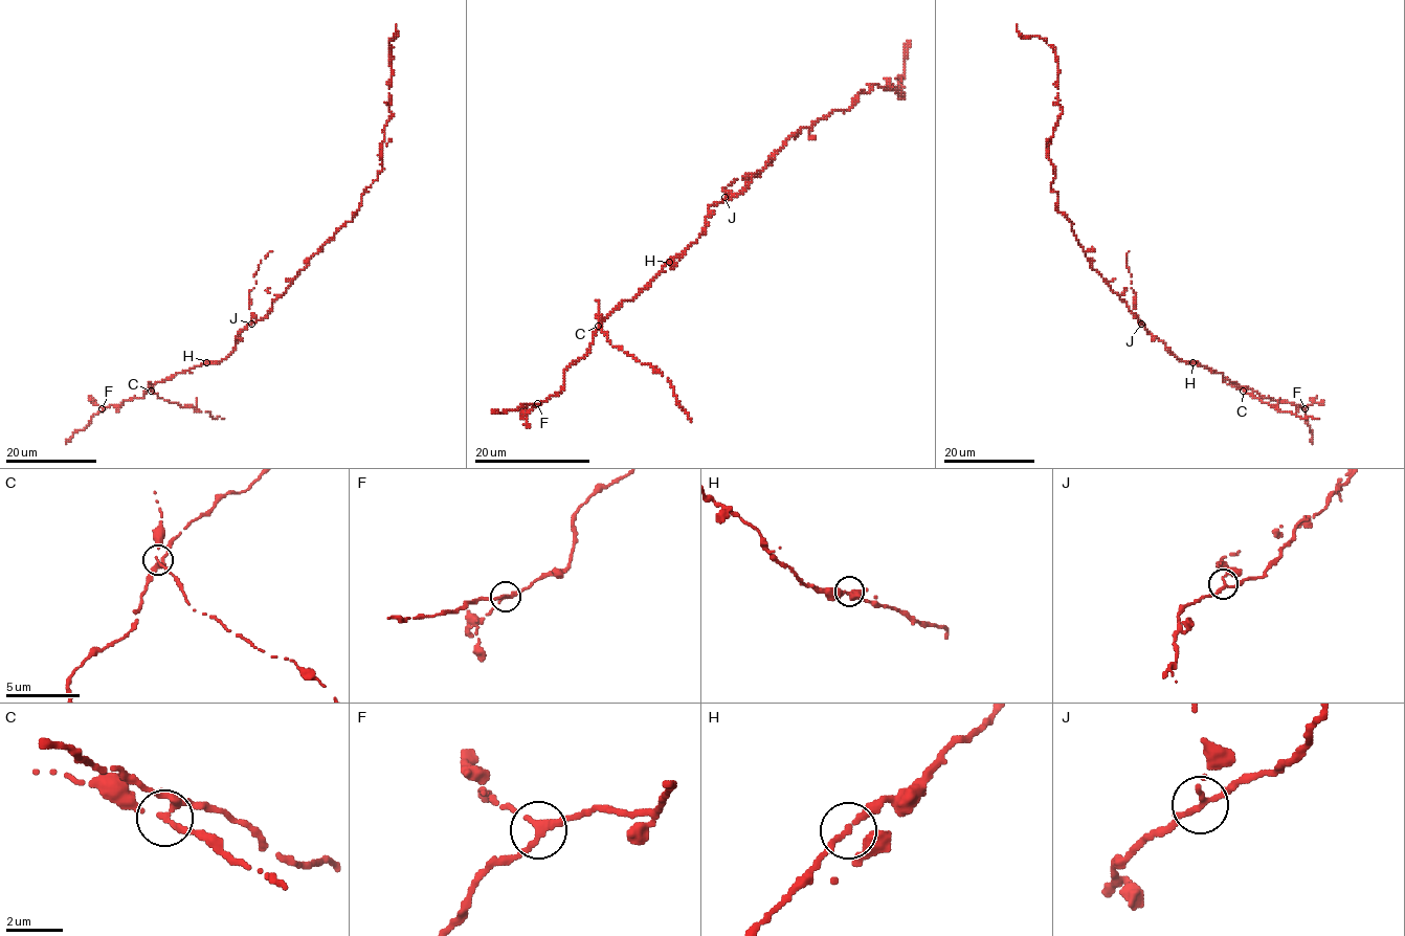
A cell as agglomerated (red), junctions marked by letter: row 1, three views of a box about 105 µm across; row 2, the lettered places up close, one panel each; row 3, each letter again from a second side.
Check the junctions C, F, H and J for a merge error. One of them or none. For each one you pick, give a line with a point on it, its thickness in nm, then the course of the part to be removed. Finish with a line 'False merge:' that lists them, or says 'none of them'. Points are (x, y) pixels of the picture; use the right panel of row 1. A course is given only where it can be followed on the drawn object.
C: at (1243, 391); 240 nm thick; foreign part runs (1243, 391), (1280, 411), (1318, 419)
False merge: C

